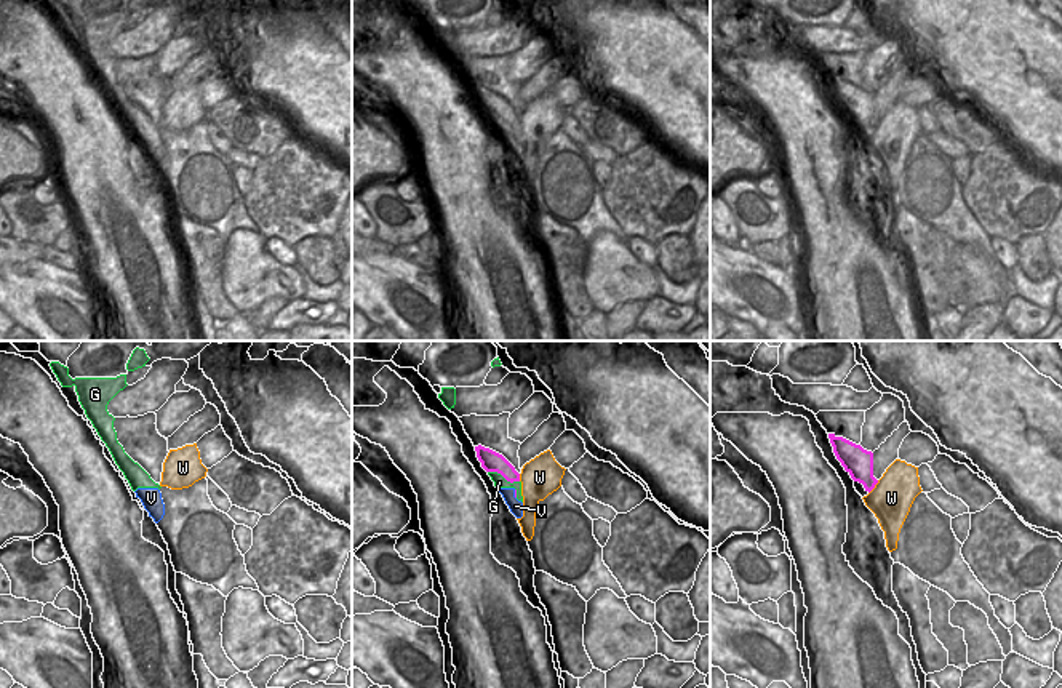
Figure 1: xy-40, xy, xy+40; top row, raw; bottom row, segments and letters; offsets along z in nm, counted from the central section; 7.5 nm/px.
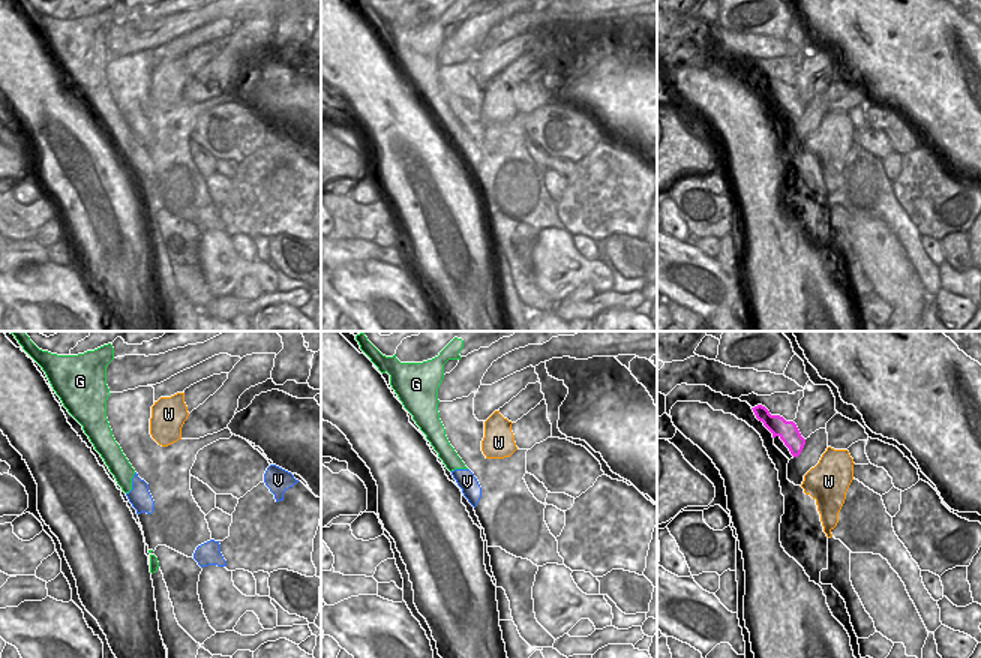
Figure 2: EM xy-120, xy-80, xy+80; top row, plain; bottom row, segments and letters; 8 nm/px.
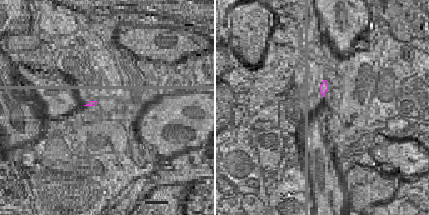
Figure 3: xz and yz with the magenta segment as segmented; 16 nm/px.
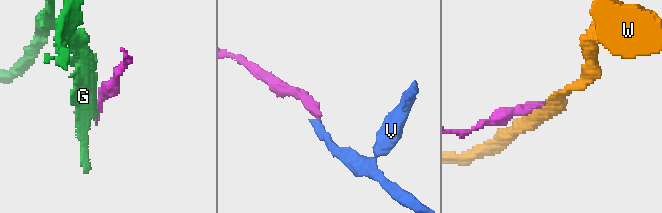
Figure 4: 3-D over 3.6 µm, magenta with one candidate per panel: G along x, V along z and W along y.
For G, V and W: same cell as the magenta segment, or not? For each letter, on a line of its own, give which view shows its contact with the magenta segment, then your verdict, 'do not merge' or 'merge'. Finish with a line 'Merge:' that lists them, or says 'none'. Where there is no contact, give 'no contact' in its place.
G: contact in xy; do not merge
V: contact in xy; merge
W: contact in xy+40; do not merge
Merge: V

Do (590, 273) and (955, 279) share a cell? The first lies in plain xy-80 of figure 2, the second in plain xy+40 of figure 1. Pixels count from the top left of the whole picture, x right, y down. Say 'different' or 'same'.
different

